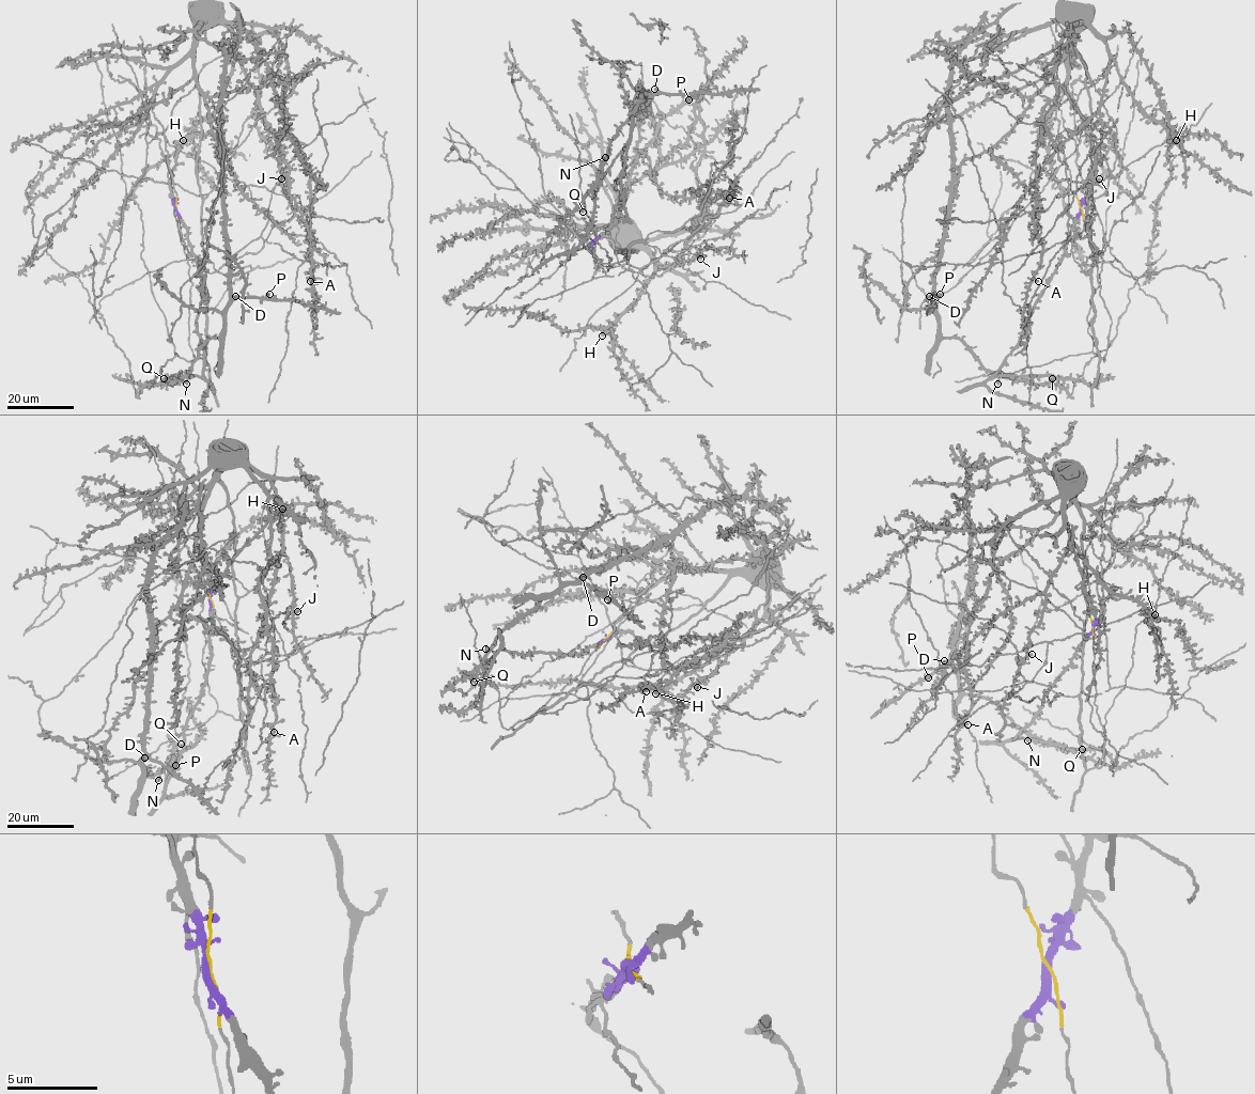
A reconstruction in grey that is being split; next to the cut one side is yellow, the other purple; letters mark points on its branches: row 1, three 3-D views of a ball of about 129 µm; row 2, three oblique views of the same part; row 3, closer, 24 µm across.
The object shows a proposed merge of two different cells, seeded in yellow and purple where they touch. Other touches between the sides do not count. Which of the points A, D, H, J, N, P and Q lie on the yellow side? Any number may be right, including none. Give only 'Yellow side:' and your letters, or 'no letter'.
Yellow side: A, H, J

